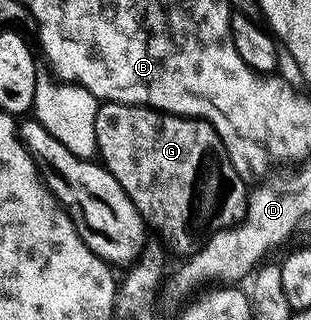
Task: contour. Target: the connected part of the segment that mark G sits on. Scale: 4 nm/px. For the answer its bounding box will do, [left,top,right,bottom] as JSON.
[94,102,250,258]

